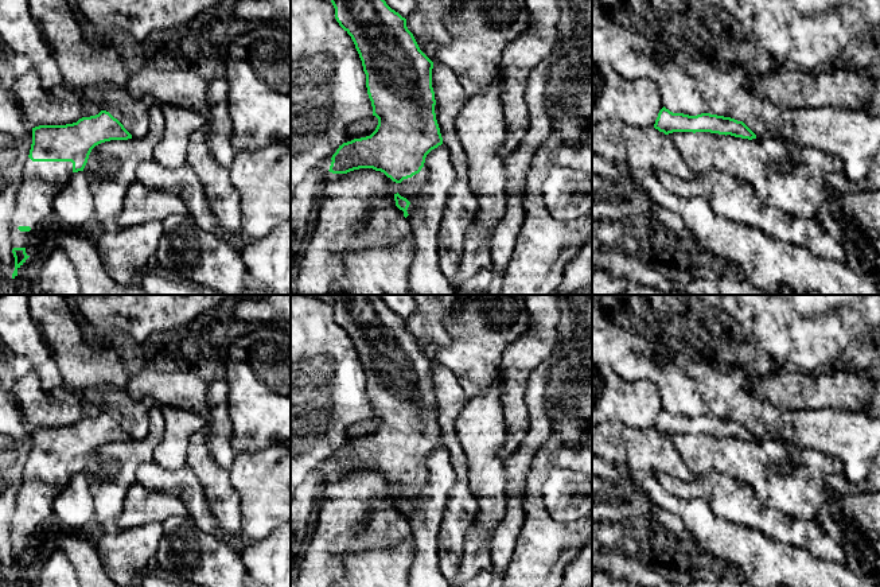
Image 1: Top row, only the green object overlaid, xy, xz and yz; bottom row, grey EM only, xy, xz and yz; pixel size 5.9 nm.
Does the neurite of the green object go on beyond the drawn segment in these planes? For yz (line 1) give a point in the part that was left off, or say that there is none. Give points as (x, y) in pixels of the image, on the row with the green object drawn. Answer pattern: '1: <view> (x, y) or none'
1: none

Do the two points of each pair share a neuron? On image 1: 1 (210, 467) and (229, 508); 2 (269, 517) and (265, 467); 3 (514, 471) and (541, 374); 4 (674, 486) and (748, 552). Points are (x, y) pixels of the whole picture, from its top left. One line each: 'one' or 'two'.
1: one
2: one
3: one
4: two

